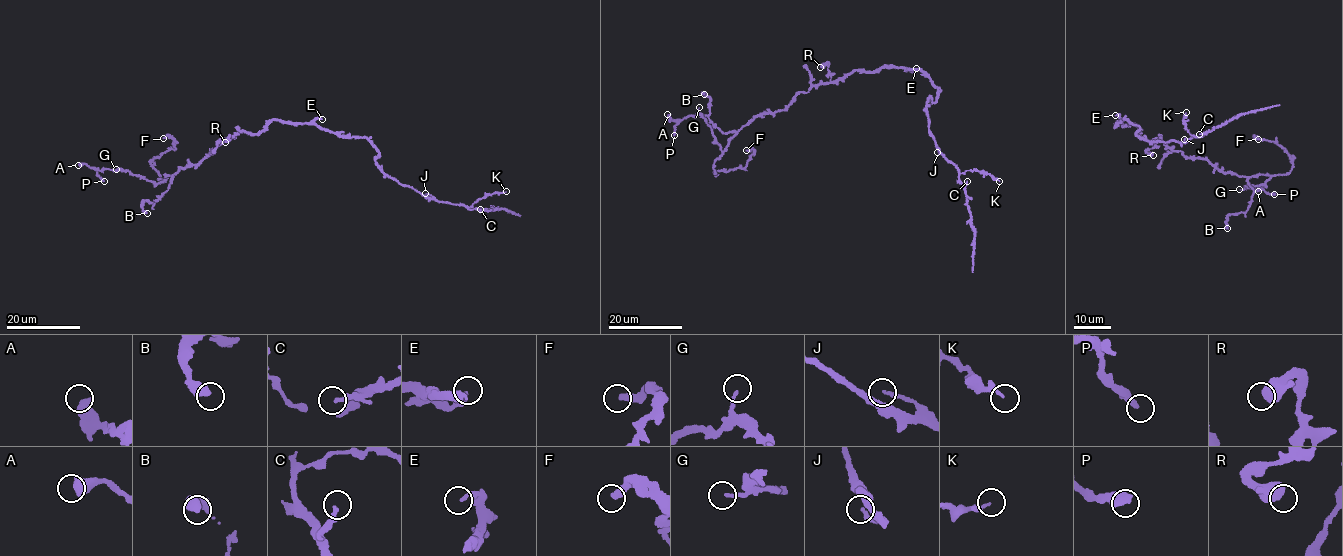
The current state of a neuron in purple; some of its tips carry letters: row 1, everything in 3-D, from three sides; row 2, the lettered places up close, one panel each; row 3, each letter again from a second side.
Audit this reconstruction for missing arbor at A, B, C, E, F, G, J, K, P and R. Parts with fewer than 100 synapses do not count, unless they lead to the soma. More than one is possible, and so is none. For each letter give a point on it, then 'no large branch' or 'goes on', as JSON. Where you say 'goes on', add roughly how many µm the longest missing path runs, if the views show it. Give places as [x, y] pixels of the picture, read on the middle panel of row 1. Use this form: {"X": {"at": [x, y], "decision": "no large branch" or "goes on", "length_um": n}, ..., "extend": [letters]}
{"A": {"at": [667, 114], "decision": "no large branch"}, "B": {"at": [704, 94], "decision": "no large branch"}, "C": {"at": [967, 181], "decision": "no large branch"}, "E": {"at": [916, 68], "decision": "no large branch"}, "F": {"at": [746, 150], "decision": "no large branch"}, "G": {"at": [699, 107], "decision": "no large branch"}, "J": {"at": [937, 152], "decision": "no large branch"}, "K": {"at": [999, 181], "decision": "no large branch"}, "P": {"at": [674, 135], "decision": "no large branch"}, "R": {"at": [820, 67], "decision": "no large branch"}, "extend": []}

